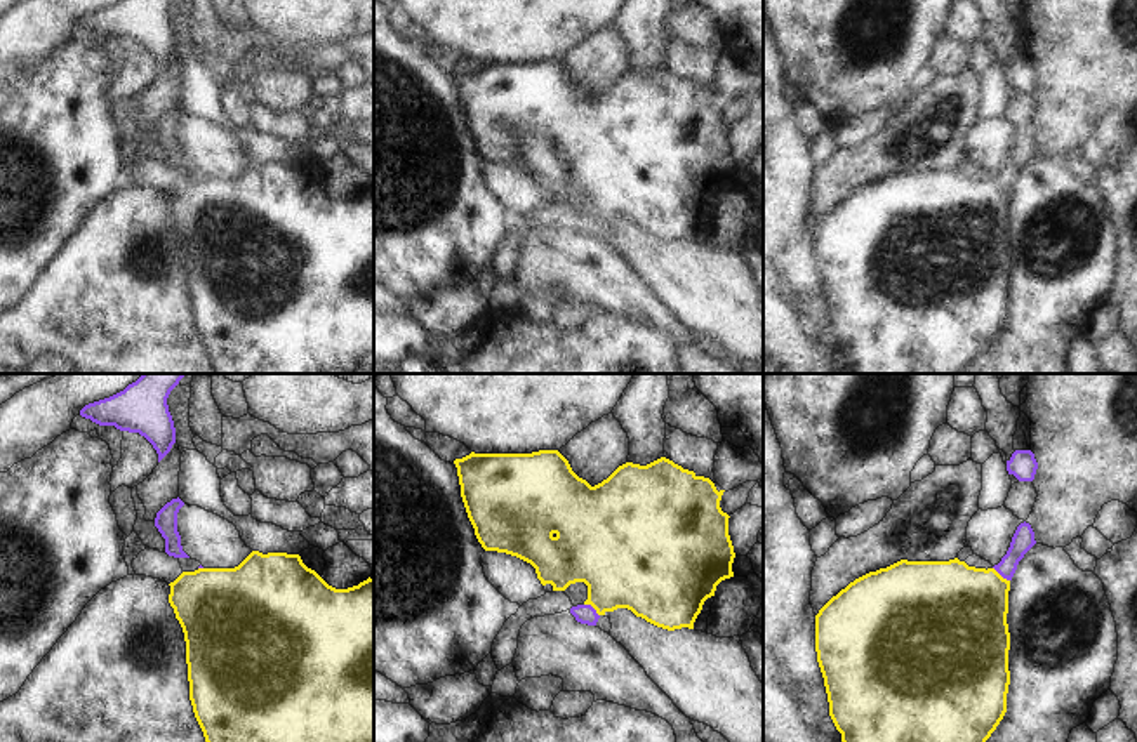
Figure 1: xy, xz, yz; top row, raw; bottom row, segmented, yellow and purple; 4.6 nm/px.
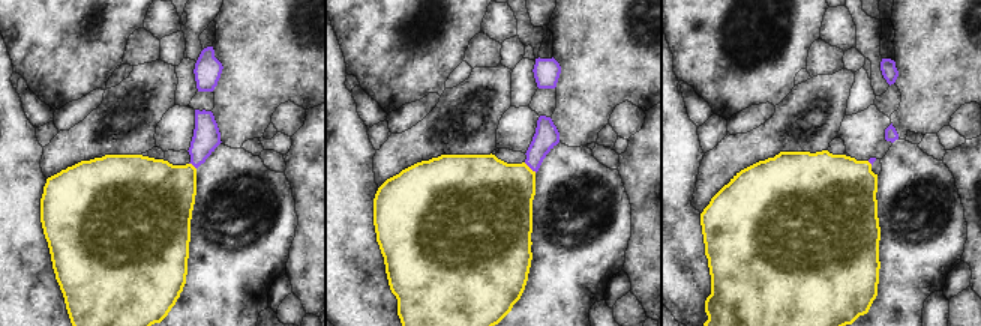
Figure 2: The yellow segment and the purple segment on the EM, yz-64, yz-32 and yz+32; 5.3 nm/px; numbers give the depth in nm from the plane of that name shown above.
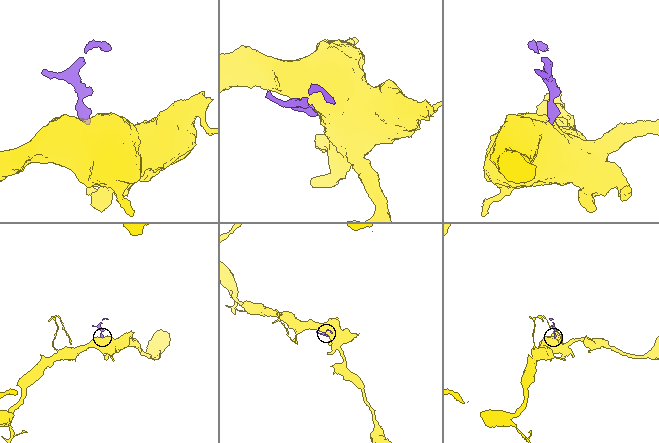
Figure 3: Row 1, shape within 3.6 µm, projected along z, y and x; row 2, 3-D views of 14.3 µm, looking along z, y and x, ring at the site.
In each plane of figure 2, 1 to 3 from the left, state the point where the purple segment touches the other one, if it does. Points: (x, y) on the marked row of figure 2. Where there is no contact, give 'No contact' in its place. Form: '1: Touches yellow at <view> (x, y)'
1: Touches yellow at yz-64 (192, 166)
2: Touches yellow at yz-32 (528, 167)
3: Touches yellow at yz+32 (869, 162).

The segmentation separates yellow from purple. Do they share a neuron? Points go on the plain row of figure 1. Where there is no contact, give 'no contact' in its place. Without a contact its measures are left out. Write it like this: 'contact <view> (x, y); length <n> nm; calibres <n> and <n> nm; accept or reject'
contact xz (593, 218); length 90 nm; calibres 400 and 90 nm; reject

